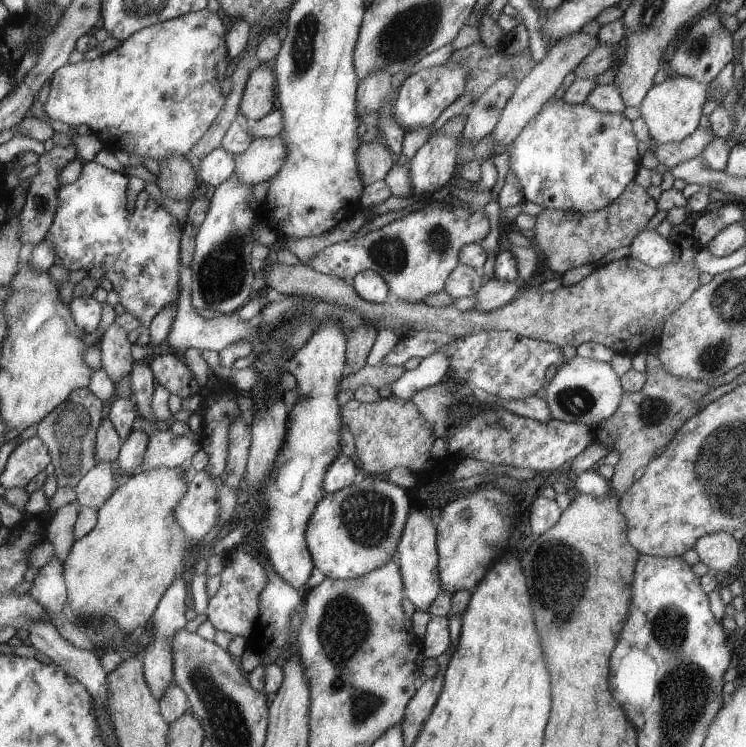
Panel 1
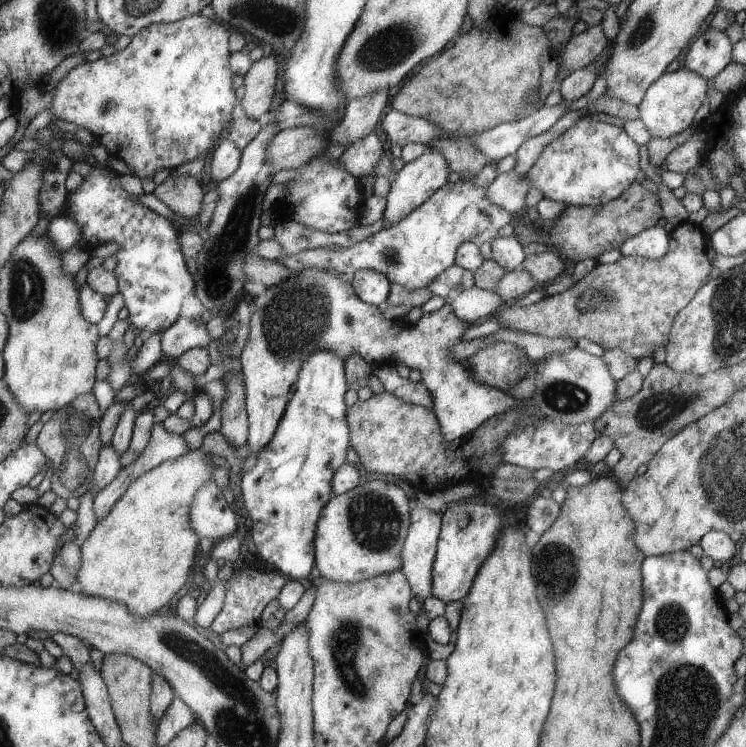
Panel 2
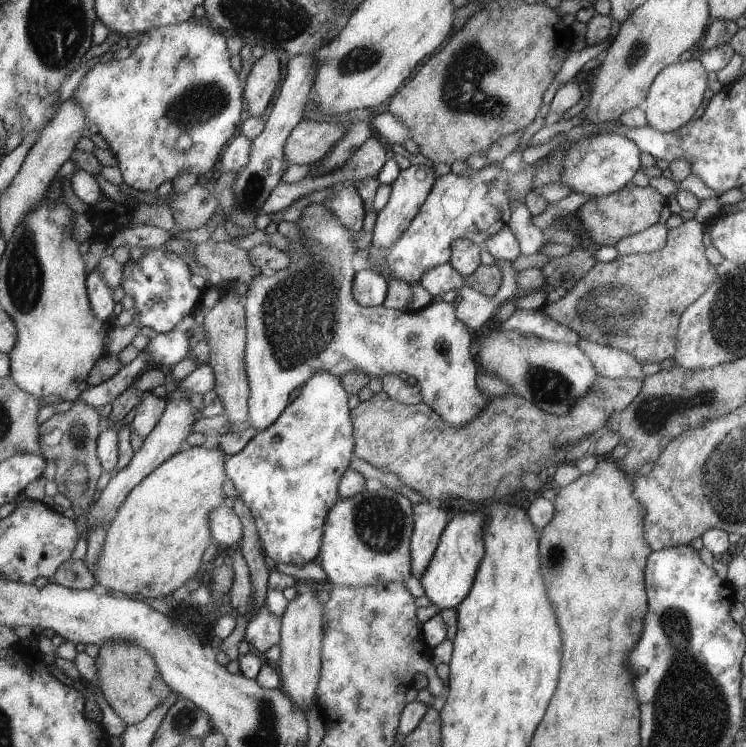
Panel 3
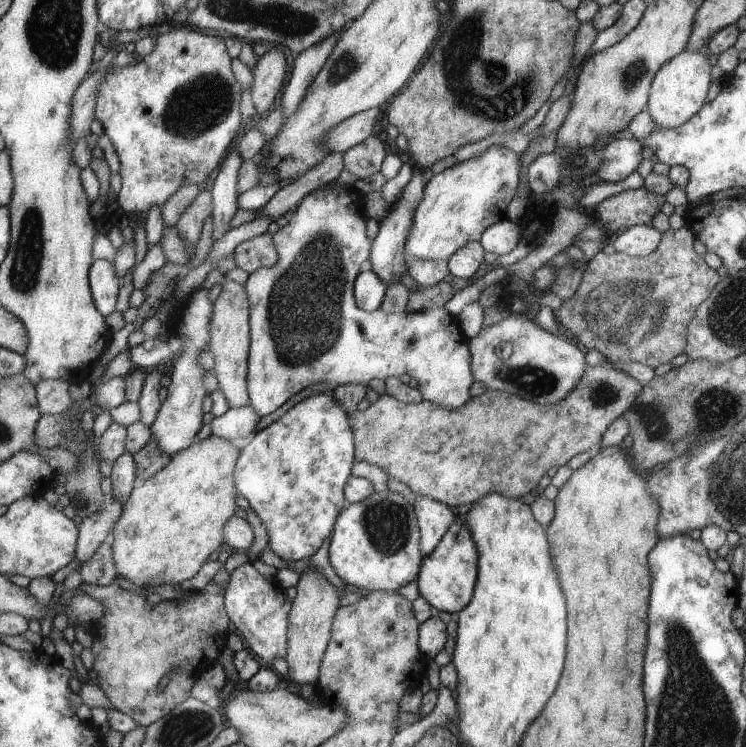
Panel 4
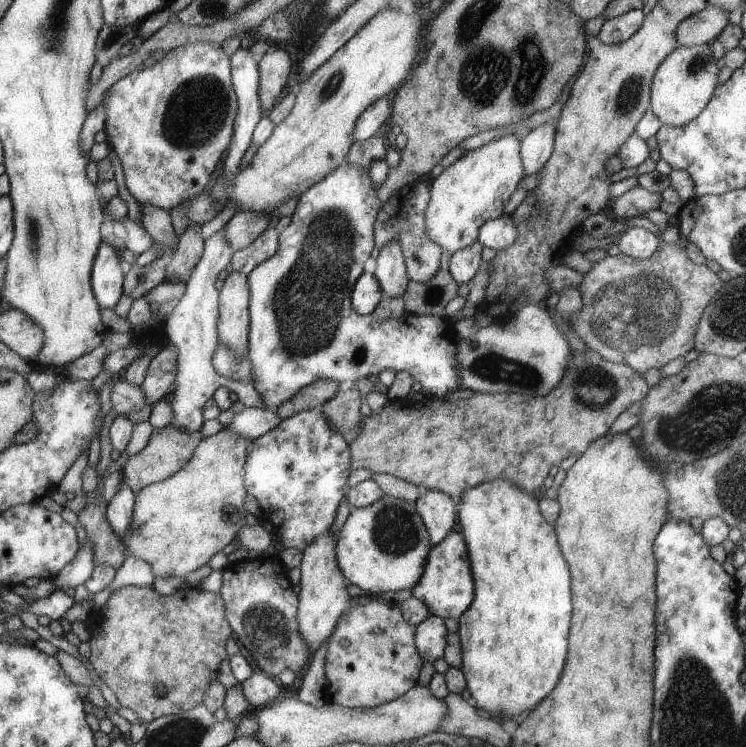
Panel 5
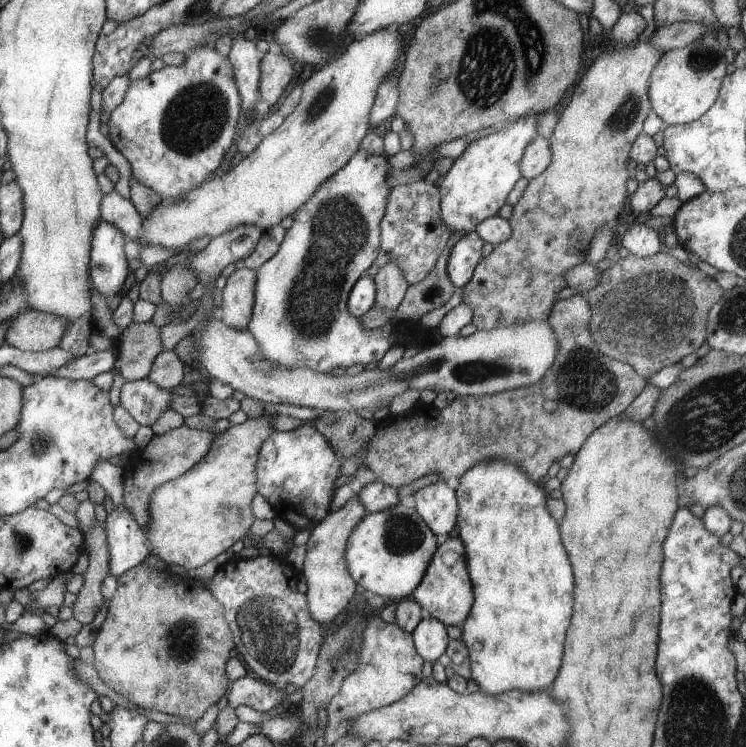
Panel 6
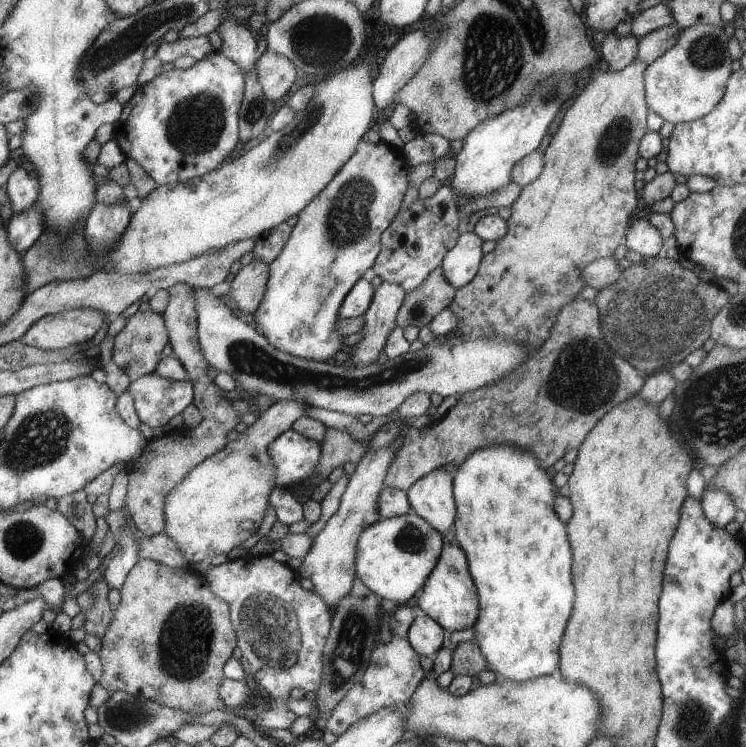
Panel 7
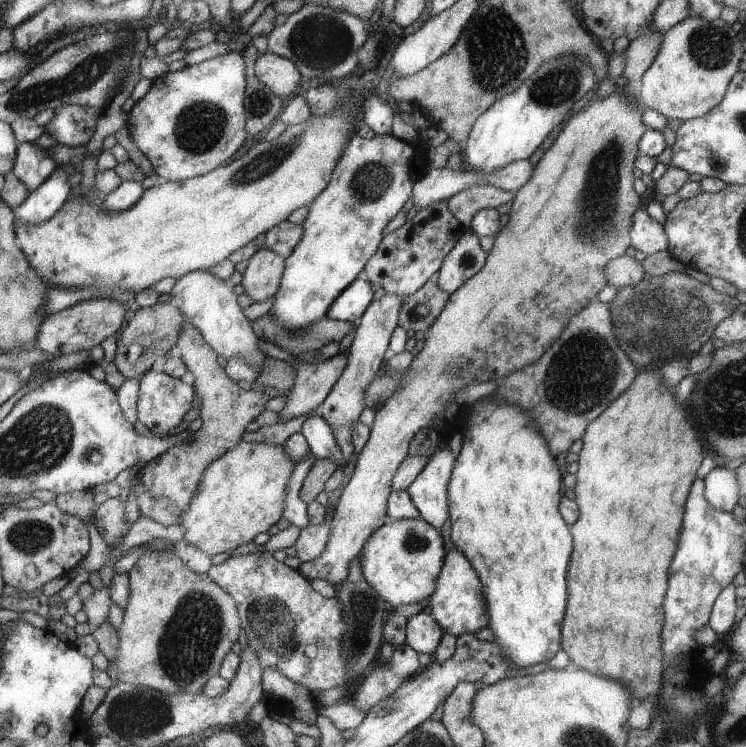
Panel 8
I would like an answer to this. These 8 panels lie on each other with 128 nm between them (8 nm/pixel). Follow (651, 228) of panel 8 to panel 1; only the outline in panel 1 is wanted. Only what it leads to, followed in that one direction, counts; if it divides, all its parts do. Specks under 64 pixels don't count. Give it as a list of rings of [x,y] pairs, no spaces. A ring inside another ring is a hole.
[[[656,229],[645,230],[637,234],[630,247],[630,256],[640,259],[651,267],[667,265],[676,256],[672,242],[662,238]]]

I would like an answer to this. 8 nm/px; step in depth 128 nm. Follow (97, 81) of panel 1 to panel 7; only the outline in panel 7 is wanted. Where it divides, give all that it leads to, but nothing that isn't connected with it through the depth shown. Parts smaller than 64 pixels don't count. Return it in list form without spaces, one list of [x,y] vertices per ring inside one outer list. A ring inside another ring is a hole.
[[[213,51],[188,69],[163,70],[148,84],[139,86],[123,106],[120,118],[114,123],[114,139],[126,158],[136,160],[142,170],[159,186],[174,186],[202,178],[222,160],[226,160],[238,144],[238,112],[245,92],[245,74],[232,60]]]

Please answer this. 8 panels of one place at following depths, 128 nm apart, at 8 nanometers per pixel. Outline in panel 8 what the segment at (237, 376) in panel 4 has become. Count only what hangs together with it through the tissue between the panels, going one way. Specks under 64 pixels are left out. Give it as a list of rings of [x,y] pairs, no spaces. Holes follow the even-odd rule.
[[[262,246],[248,260],[248,266],[242,274],[244,294],[254,303],[261,303],[278,293],[286,259],[280,254]]]

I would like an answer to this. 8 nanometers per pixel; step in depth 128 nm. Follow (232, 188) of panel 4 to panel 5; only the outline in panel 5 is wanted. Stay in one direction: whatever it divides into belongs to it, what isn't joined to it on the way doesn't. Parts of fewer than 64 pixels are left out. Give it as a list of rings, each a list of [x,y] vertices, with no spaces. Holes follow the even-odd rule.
[[[242,47],[234,54],[231,54],[230,62],[232,62],[232,83],[238,96],[238,114],[237,121],[234,122],[233,140],[230,141],[229,153],[226,154],[226,160],[224,161],[223,175],[227,178],[226,184],[228,187],[231,185],[231,180],[234,180],[238,171],[240,171],[240,161],[246,149],[253,142],[253,132],[256,125],[264,116],[264,110],[259,101],[259,63],[254,60],[250,49],[242,49]],[[223,228],[205,241],[205,250],[196,269],[186,282],[186,292],[176,307],[162,323],[172,342],[177,356],[177,375],[172,394],[174,399],[170,409],[174,412],[174,422],[170,425],[182,427],[187,433],[196,432],[204,424],[202,410],[218,387],[229,387],[230,379],[220,376],[213,367],[211,358],[216,350],[219,336],[219,291],[216,280],[222,270],[229,268],[234,251],[225,239]]]

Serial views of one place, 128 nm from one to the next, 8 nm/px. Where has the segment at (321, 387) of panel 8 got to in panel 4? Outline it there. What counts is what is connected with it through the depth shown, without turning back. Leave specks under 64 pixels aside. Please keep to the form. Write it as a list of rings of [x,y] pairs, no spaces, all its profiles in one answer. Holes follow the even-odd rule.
[[[210,435],[200,443],[192,443],[177,452],[170,462],[144,484],[134,487],[121,515],[110,534],[115,570],[138,586],[180,584],[198,574],[212,552],[224,544],[223,529],[236,514],[237,488],[234,488],[235,468],[240,448],[232,441]]]

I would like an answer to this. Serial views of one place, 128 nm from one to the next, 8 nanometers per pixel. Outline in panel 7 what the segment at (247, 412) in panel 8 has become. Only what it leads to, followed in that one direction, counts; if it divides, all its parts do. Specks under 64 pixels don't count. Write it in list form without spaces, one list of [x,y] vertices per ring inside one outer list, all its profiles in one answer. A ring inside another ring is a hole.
[[[188,284],[171,285],[167,291],[169,294],[168,306],[164,316],[169,343],[173,349],[173,356],[184,366],[187,373],[186,381],[196,388],[196,405],[202,415],[202,422],[194,429],[171,432],[149,440],[142,457],[137,462],[130,462],[124,468],[129,475],[128,494],[126,494],[126,506],[130,523],[136,526],[144,536],[154,536],[164,531],[164,498],[174,486],[180,482],[192,468],[195,468],[217,451],[222,450],[228,444],[228,432],[241,422],[242,413],[234,408],[232,401],[224,398],[224,392],[214,384],[214,378],[210,378],[209,362],[206,362],[202,354],[197,336],[197,303],[194,300],[194,287]]]

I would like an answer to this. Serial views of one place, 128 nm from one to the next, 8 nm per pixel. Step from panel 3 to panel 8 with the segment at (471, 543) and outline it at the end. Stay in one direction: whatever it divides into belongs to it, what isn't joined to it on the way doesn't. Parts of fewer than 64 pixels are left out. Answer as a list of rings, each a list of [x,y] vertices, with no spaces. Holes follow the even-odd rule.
[[[456,549],[446,554],[445,566],[442,566],[441,574],[438,574],[434,593],[430,594],[431,616],[437,624],[448,634],[458,637],[465,633],[476,633],[486,628],[489,622],[482,594],[482,582],[478,580],[478,574],[470,566],[470,562]]]

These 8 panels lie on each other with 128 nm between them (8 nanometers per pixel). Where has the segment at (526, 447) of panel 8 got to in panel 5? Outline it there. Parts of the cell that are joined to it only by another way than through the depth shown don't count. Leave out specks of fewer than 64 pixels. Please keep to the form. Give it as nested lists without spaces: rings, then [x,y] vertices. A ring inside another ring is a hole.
[[[494,479],[466,489],[459,500],[458,518],[461,520],[462,534],[464,534],[465,541],[468,543],[469,562],[472,564],[474,583],[476,584],[476,596],[474,596],[473,604],[458,620],[457,632],[463,656],[461,669],[467,682],[467,689],[471,692],[471,702],[474,706],[484,713],[490,713],[488,715],[492,715],[494,720],[498,720],[498,722],[510,721],[507,726],[510,726],[509,728],[512,730],[514,726],[523,723],[529,716],[530,711],[536,708],[552,692],[552,688],[558,684],[562,668],[566,664],[568,630],[570,630],[570,616],[572,616],[572,592],[570,592],[568,564],[566,564],[566,560],[564,560],[564,556],[558,548],[554,526],[548,524],[538,510],[538,500],[532,494],[526,494],[526,490],[521,489],[510,479]]]

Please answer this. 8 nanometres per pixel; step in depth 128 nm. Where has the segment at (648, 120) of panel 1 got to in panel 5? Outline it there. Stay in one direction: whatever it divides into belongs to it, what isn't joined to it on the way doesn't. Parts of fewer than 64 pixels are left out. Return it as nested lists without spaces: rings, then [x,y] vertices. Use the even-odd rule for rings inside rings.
[[[709,43],[674,49],[658,66],[656,76],[653,77],[650,110],[663,125],[688,125],[702,114],[715,95],[718,72],[720,68],[716,66],[716,58],[712,56]]]

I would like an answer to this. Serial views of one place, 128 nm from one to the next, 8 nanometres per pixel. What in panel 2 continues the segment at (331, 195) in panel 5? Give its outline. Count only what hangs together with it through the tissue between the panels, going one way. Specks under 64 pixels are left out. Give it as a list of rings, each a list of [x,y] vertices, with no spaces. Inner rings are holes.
[[[316,267],[296,271],[289,279],[280,284],[267,287],[262,296],[251,300],[250,333],[239,358],[242,363],[243,381],[245,384],[245,409],[249,422],[247,438],[250,453],[263,449],[272,441],[277,426],[288,408],[290,386],[297,382],[305,360],[316,351],[330,351],[343,361],[357,355],[367,360],[373,368],[378,365],[406,364],[410,370],[418,370],[422,376],[421,383],[433,395],[433,410],[441,425],[443,437],[447,441],[457,440],[474,432],[484,421],[494,415],[506,412],[518,405],[525,405],[526,400],[517,400],[508,392],[490,385],[480,384],[474,378],[465,363],[455,359],[453,350],[470,326],[460,320],[448,302],[439,310],[423,314],[415,324],[403,320],[391,320],[382,315],[381,309],[358,298],[352,284],[343,282],[337,270],[318,270]]]

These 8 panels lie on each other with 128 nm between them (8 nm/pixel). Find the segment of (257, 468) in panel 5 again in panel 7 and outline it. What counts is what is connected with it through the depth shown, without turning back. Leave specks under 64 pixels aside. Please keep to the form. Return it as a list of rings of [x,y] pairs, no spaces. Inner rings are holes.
[[[294,430],[280,434],[269,447],[274,463],[274,486],[296,488],[314,476],[320,462],[321,445]]]

